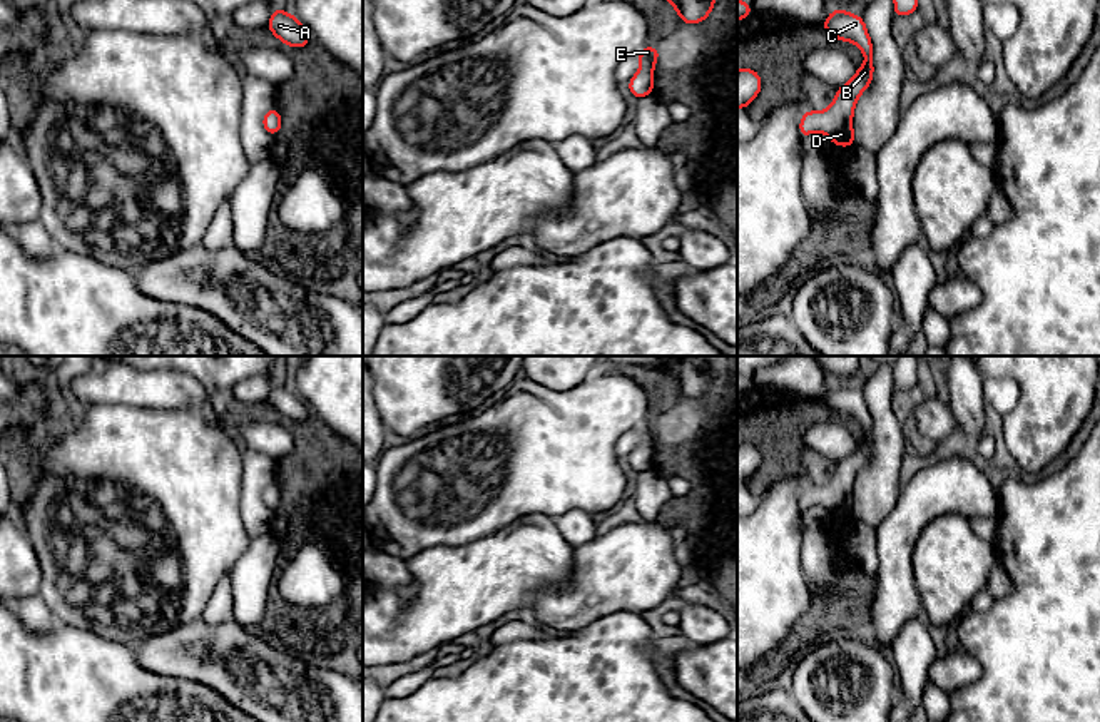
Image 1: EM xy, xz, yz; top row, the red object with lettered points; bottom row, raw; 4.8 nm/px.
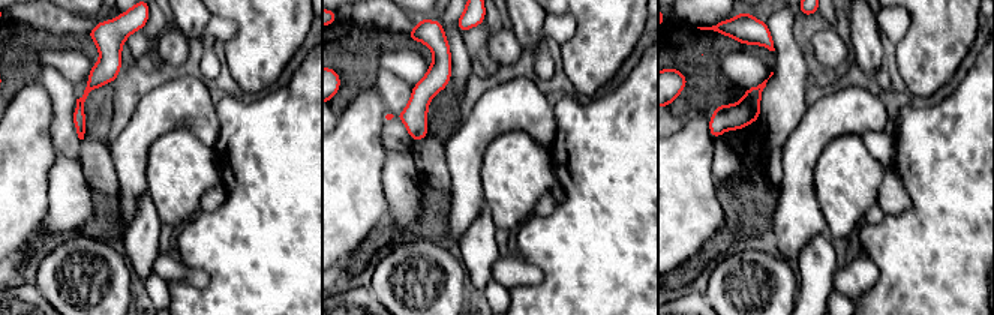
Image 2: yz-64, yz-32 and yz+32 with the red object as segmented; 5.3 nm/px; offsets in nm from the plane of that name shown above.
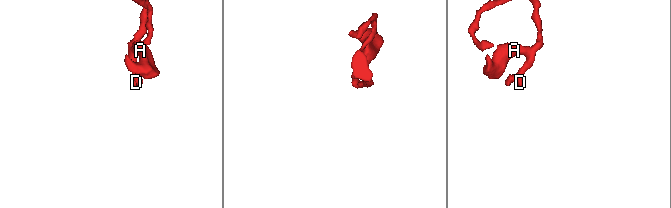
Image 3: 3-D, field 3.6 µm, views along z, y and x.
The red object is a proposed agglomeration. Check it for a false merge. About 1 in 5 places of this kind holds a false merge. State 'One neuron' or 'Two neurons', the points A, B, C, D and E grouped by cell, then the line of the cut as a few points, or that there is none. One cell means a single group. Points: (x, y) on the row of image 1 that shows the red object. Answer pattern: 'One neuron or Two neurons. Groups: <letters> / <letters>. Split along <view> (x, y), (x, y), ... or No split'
One neuron. Groups: A B C D E. No split

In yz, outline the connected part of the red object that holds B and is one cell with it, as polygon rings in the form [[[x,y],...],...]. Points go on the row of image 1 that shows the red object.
[[[834,8],[831,15],[821,23],[834,40],[853,42],[864,53],[866,62],[858,67],[856,75],[836,90],[834,102],[822,112],[804,110],[799,122],[799,137],[811,132],[826,134],[834,145],[853,147],[853,112],[858,97],[871,85],[874,62],[873,42],[866,30],[863,15],[851,15],[844,8]]]

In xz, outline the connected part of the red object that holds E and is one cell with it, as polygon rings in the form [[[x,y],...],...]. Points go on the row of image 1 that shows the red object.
[[[644,47],[637,52],[640,58],[640,70],[627,82],[629,90],[639,100],[654,94],[654,65],[659,58],[660,48]]]

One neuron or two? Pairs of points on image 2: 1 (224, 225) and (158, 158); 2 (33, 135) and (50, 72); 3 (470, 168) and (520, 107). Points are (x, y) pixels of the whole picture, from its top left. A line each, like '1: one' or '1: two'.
1: two
2: two
3: one

